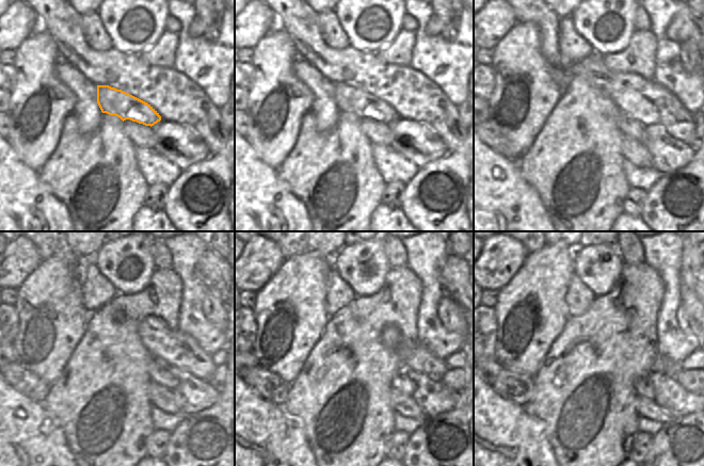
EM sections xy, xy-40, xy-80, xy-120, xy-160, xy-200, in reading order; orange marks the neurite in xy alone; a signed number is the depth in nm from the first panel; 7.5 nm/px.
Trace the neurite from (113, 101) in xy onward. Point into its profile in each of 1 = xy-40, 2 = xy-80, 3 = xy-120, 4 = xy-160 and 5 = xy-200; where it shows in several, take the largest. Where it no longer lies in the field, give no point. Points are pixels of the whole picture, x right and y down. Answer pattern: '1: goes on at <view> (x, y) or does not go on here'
1: goes on at xy-40 (349, 99)
2: goes on at xy-80 (629, 128)
3: goes on at xy-120 (158, 372)
4: goes on at xy-160 (401, 382)
5: goes on at xy-200 (643, 386)

